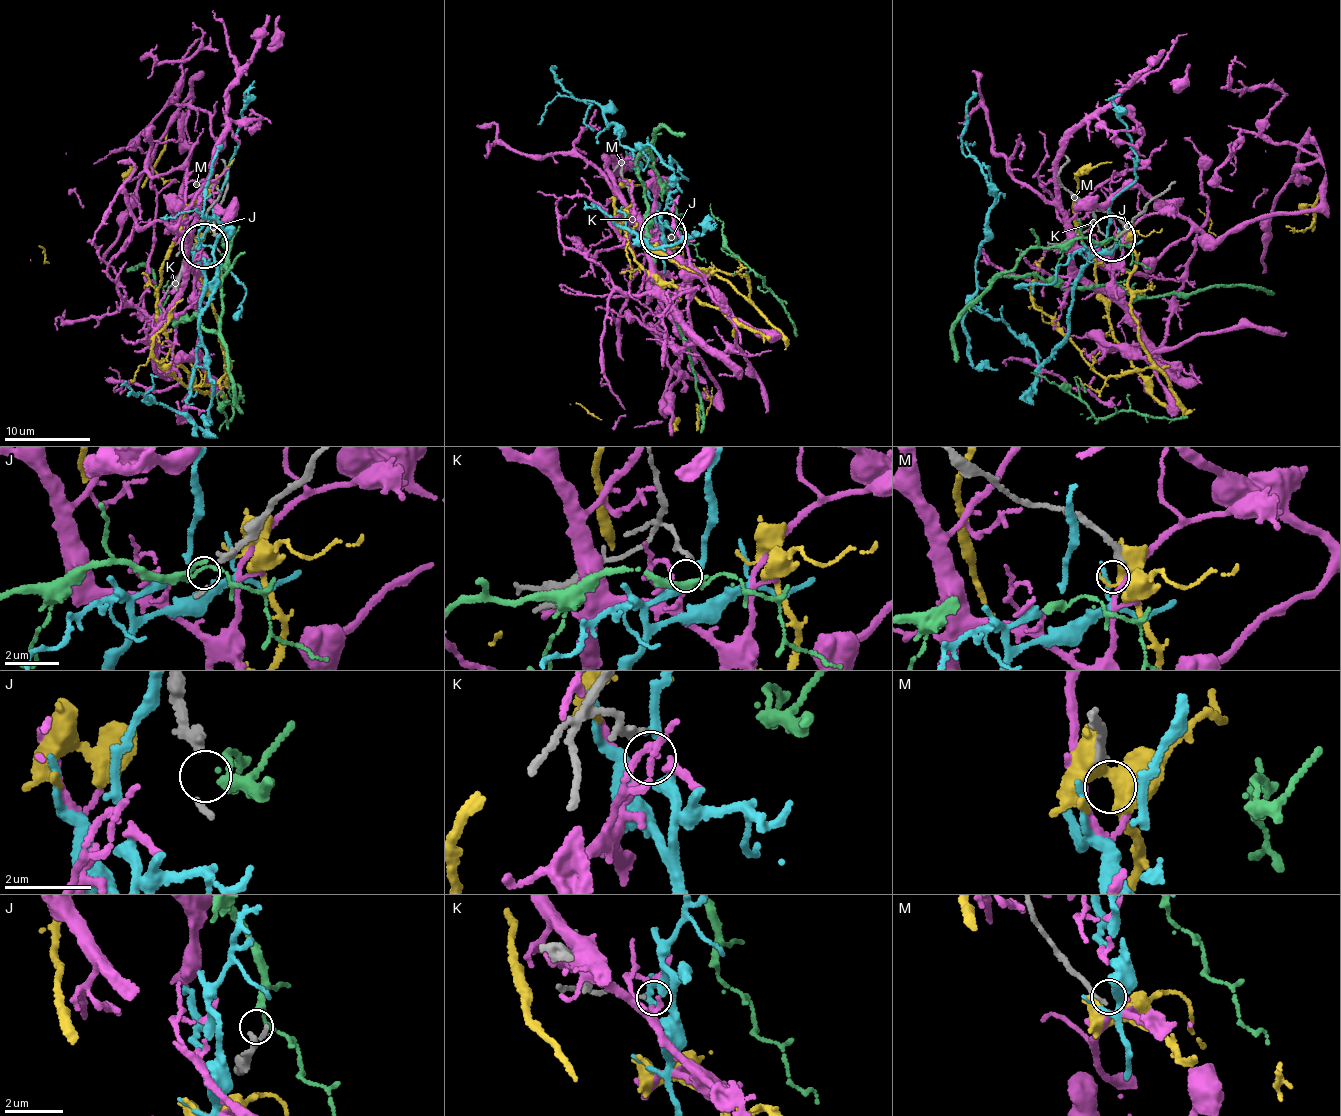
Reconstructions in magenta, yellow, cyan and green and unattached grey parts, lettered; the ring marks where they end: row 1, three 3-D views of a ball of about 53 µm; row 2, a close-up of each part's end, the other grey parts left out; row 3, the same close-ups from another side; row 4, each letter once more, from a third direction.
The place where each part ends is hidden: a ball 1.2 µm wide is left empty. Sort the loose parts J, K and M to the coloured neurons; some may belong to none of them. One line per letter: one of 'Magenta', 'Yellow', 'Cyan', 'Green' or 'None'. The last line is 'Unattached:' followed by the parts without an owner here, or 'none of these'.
J: Green
K: Cyan
M: None
Unattached: M

